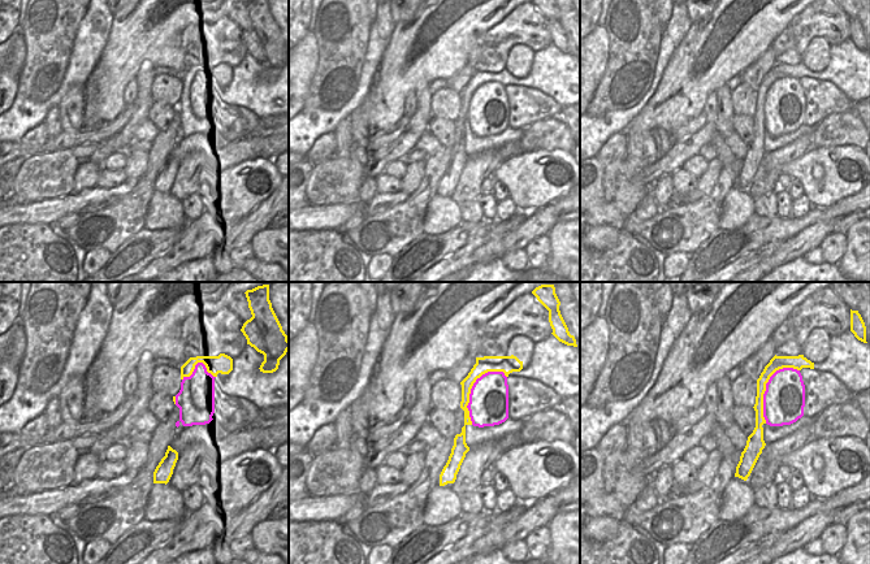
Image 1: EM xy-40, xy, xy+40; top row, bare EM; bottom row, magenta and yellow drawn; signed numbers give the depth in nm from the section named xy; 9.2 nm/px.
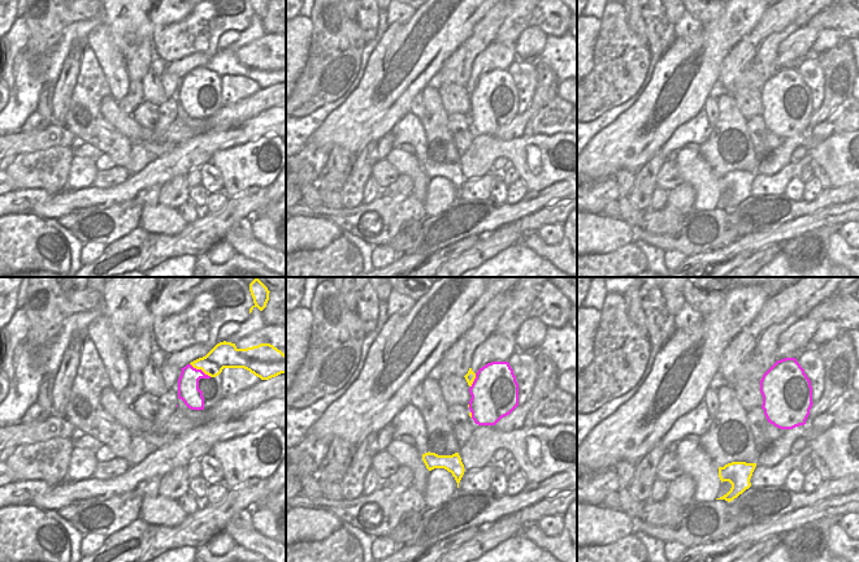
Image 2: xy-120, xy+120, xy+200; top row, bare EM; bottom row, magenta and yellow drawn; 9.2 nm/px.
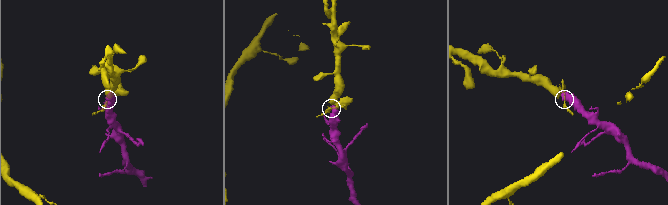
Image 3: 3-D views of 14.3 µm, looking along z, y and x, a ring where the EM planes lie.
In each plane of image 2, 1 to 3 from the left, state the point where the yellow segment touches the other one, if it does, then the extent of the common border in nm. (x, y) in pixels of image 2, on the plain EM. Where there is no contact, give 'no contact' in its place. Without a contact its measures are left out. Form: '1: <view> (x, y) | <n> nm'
1: xy-120 (200, 78) | 240 nm
2: xy+120 (474, 89) | 140 nm
3: no contact

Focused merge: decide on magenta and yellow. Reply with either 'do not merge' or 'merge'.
merge

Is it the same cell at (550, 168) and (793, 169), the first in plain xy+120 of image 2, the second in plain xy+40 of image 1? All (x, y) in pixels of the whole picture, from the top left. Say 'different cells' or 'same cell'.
same cell

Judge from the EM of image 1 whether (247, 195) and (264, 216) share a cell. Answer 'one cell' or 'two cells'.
two cells

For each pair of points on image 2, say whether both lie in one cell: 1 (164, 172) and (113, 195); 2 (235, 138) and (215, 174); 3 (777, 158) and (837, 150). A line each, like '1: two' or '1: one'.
1: one
2: two
3: one

